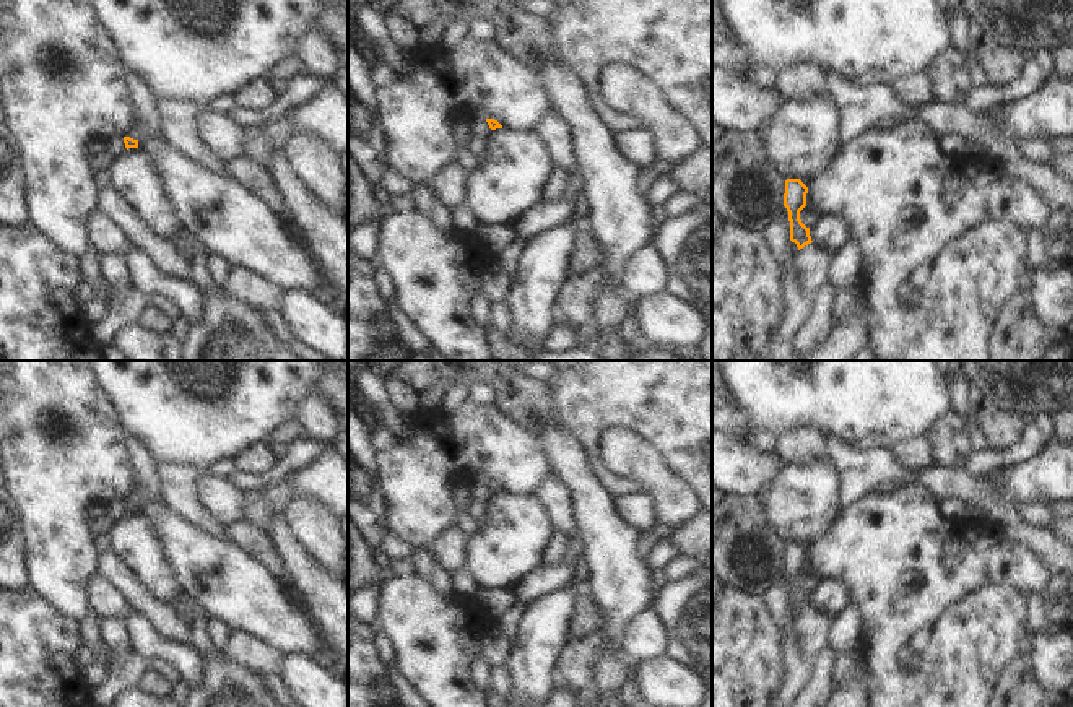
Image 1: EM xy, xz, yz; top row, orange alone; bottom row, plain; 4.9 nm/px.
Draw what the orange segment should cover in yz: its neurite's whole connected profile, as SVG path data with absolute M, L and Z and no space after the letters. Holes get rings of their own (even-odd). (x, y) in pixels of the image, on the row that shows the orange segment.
M800 179L785 180L784 206L788 211L790 241L798 250L811 244L810 228L800 219L800 211L806 206L808 187Z

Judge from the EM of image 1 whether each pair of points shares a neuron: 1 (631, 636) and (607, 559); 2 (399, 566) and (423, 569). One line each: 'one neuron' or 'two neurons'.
1: two neurons
2: two neurons

